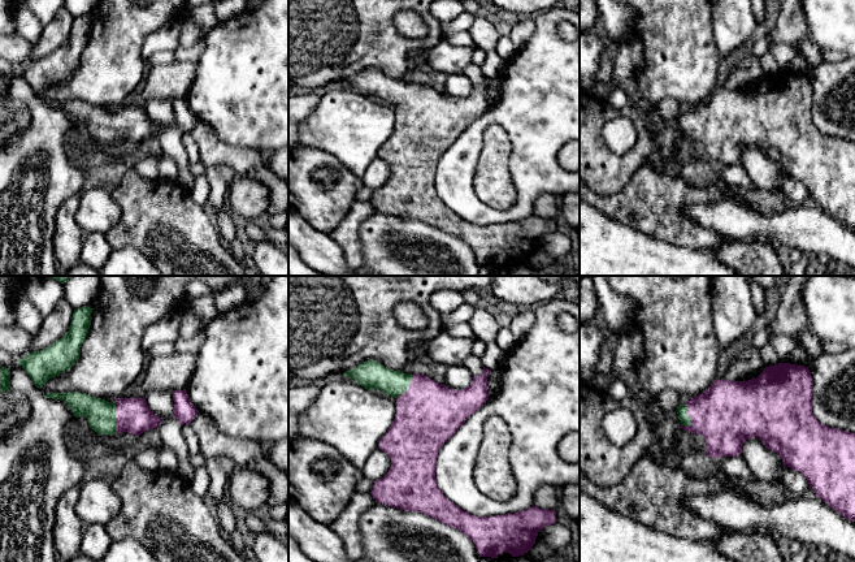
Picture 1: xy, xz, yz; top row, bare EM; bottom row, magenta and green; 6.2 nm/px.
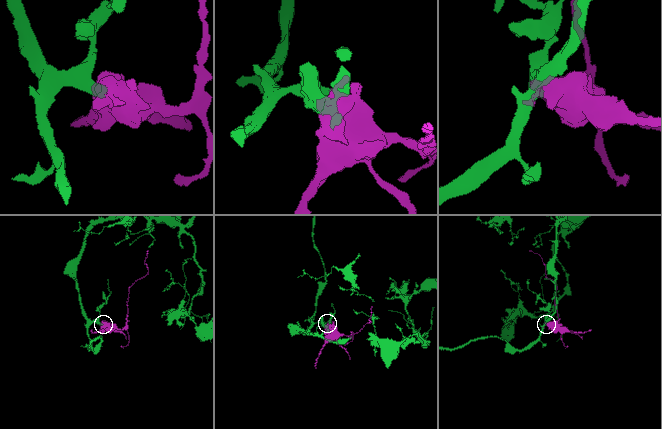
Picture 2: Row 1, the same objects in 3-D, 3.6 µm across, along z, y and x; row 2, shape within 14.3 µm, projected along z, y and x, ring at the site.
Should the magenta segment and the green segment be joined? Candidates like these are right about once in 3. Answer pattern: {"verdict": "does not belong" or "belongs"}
{"verdict": "belongs"}

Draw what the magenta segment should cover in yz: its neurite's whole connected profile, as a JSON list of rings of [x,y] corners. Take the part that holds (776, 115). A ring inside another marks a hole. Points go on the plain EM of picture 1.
[[[790,72],[765,75],[756,87],[748,90],[730,90],[725,86],[715,88],[706,100],[677,116],[680,137],[693,143],[702,143],[709,167],[741,165],[742,152],[748,147],[759,146],[765,156],[781,165],[785,174],[806,185],[816,206],[846,228],[855,230],[855,142],[823,134],[816,127],[812,121],[812,95],[808,75]]]

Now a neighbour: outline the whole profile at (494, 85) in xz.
[[[499,78],[490,79],[487,86],[487,101],[490,105],[494,104],[495,100],[499,98],[499,90],[500,79]]]

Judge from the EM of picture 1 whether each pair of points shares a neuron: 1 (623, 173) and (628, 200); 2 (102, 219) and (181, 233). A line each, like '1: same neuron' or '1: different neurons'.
1: different neurons
2: different neurons

